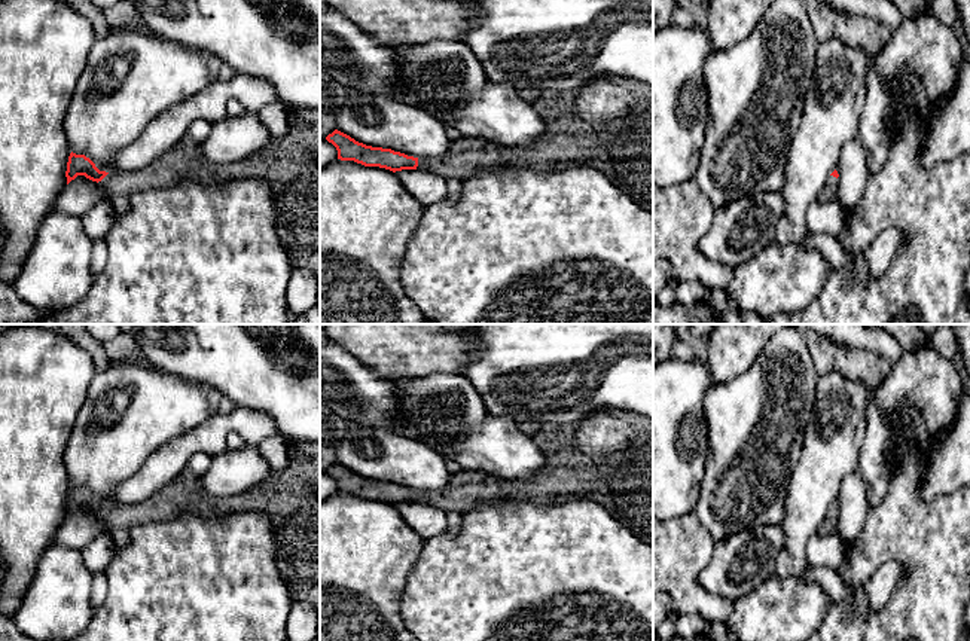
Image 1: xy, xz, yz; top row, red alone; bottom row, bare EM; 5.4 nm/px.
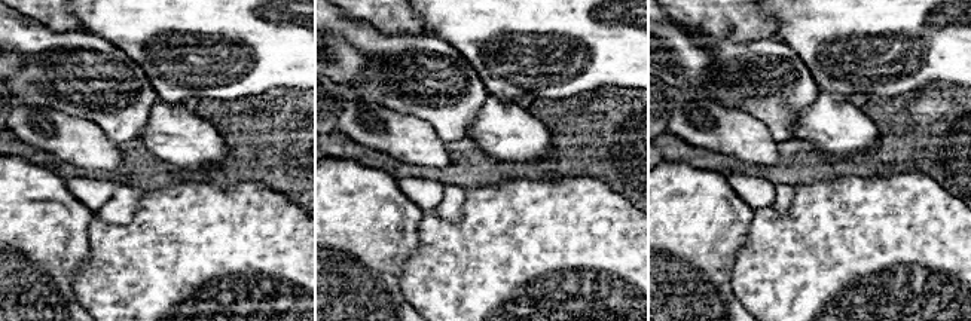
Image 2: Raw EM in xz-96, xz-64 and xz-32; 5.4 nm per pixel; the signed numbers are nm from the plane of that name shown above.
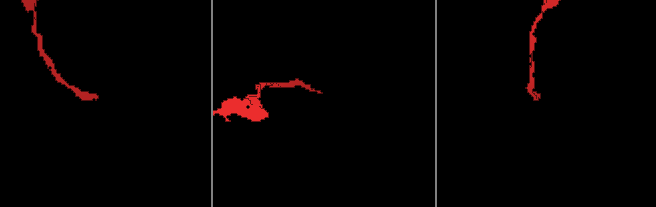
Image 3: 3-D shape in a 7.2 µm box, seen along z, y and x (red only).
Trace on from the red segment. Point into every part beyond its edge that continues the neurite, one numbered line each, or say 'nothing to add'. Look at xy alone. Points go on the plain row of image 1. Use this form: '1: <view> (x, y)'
1: xy (290, 498)

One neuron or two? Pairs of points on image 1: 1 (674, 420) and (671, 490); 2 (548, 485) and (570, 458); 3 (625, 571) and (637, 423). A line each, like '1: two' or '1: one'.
1: one
2: one
3: two

